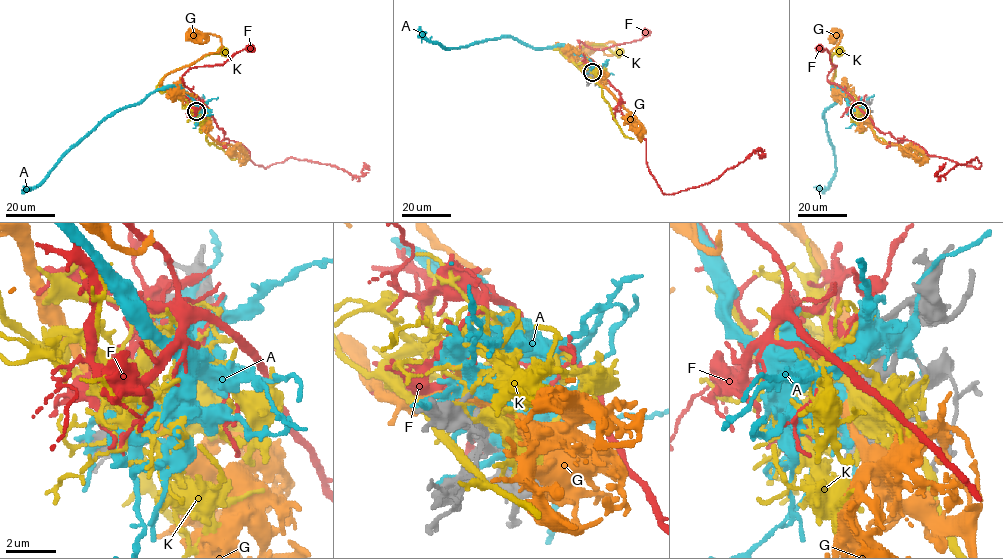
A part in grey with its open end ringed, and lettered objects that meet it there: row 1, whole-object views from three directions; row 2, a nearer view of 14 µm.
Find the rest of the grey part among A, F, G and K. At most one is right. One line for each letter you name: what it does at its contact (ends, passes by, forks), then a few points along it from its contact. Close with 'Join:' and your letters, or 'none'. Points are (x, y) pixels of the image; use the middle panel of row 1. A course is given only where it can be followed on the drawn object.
G: it forks | via (592, 72), (584, 72), (557, 46), (613, 42), (618, 50), (614, 55), (606, 55), (599, 46), (590, 48)
Join: G

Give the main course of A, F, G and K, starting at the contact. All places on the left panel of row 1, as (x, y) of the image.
A: (195, 110), (198, 113), (199, 107), (175, 86), (150, 92), (104, 117), (42, 180), (27, 190), (24, 187)
F: (196, 110), (199, 100), (185, 85), (181, 76), (191, 68), (223, 64), (236, 52), (249, 49)
G: (196, 111), (177, 87), (164, 89), (161, 84), (170, 73), (219, 51), (222, 45), (218, 36), (194, 33)
K: (196, 110), (185, 105), (173, 95), (159, 91), (159, 82), (170, 72), (211, 53), (223, 53), (227, 49)

